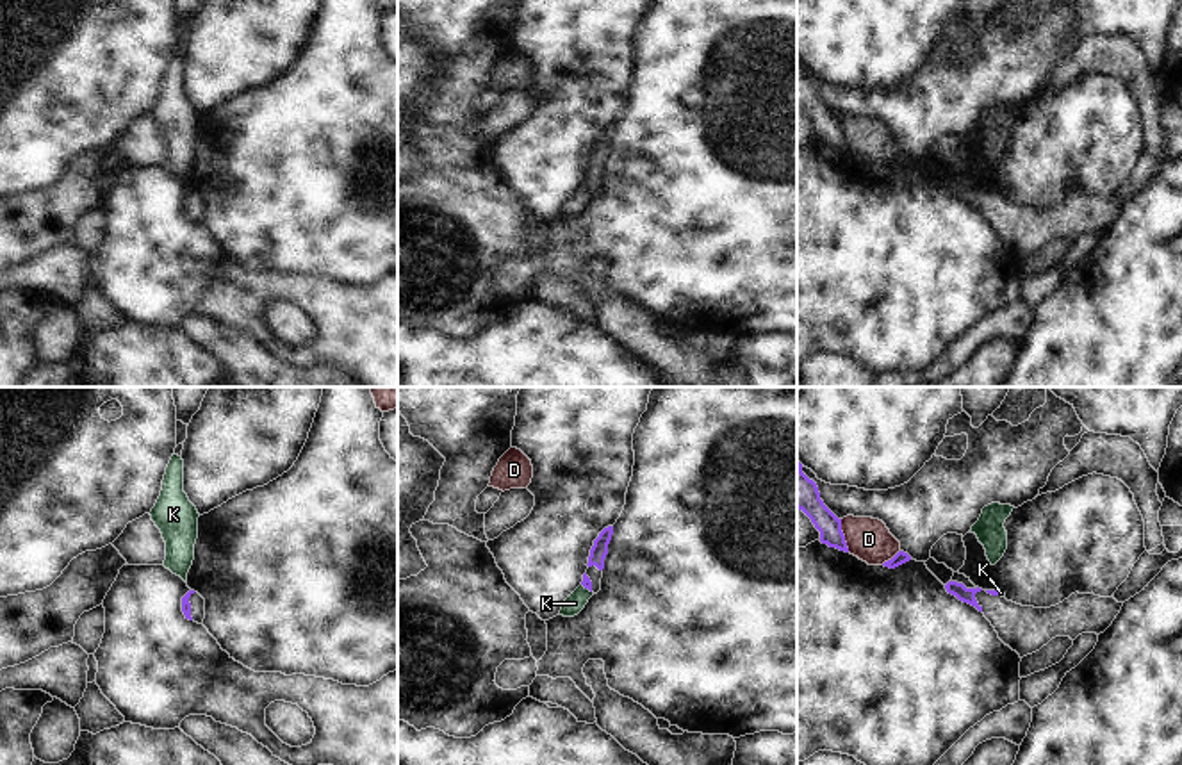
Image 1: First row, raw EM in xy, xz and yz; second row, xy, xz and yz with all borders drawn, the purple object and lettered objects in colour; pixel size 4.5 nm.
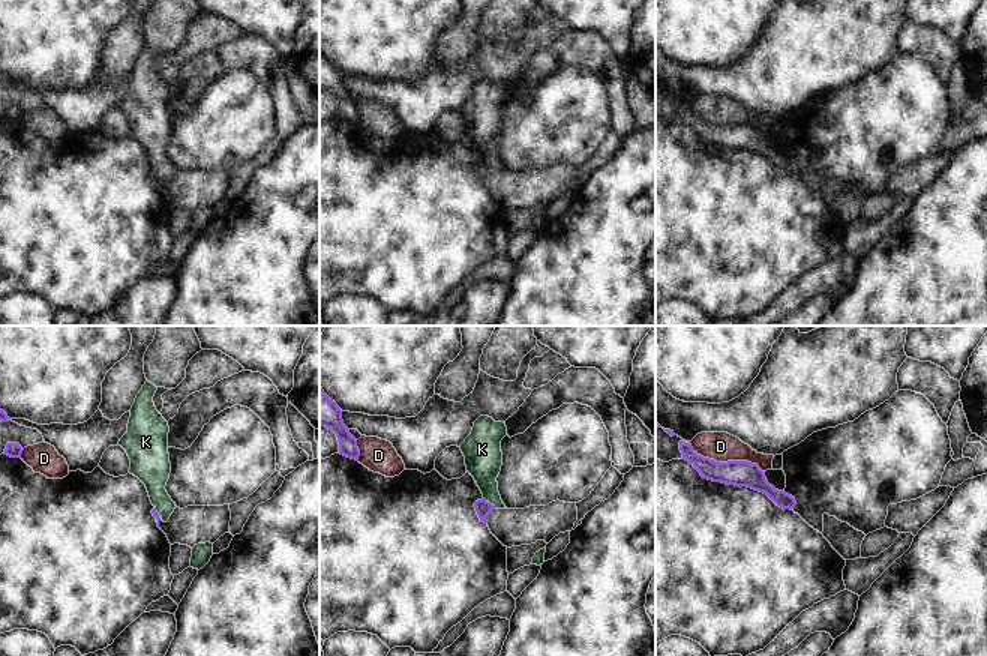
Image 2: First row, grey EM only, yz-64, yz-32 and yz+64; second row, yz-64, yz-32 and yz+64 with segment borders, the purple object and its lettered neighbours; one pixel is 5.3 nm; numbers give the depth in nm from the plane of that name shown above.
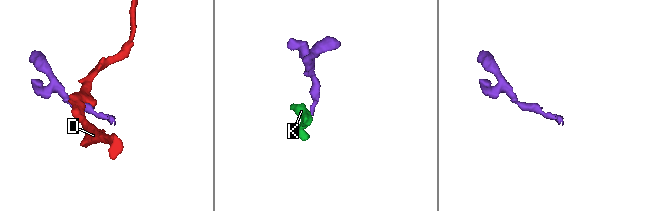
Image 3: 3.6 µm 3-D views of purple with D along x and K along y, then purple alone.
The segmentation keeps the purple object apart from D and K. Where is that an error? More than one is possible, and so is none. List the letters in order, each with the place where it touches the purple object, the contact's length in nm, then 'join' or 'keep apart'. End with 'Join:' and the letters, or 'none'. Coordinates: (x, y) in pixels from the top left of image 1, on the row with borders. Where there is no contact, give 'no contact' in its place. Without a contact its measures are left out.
D: contact yz (844, 535); length 160 nm; keep apart
K: contact xz (587, 587); length 60 nm; keep apart
Join: none

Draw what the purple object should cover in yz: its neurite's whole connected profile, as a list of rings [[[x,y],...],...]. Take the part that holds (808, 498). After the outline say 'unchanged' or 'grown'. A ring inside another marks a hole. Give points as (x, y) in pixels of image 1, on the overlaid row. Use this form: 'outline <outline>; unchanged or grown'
outline [[[797,458],[797,508],[802,510],[820,531],[820,542],[849,553],[841,519],[838,519],[820,499],[818,487],[802,473]]]; unchanged

